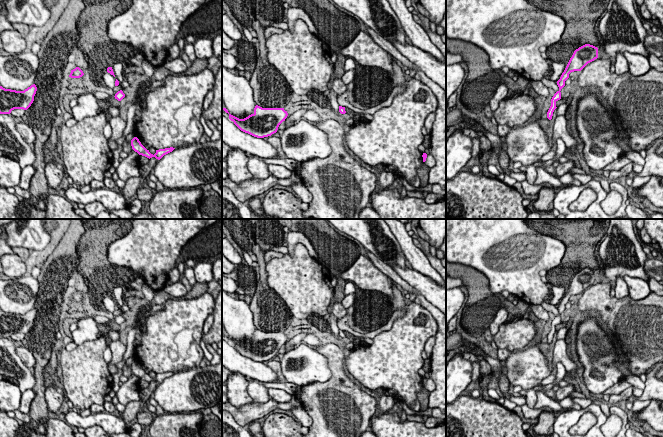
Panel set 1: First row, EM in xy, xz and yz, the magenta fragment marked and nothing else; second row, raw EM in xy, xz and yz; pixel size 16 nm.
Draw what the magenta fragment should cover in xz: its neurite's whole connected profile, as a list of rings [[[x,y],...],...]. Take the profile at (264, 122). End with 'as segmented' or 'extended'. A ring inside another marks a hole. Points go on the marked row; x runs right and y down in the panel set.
[[[258,105],[254,113],[244,119],[229,114],[229,119],[243,132],[257,138],[264,138],[276,133],[279,125],[285,121],[288,113],[284,108],[262,108]]]; as segmented

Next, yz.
[[[585,44],[576,49],[570,58],[564,72],[560,79],[557,81],[559,90],[554,94],[551,99],[551,106],[547,112],[547,118],[552,119],[553,112],[557,108],[556,102],[561,99],[561,89],[565,86],[565,81],[569,78],[569,74],[574,71],[581,71],[588,63],[598,58],[598,48]]]; as segmented

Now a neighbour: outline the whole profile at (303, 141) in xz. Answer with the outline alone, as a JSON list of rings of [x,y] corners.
[[[299,120],[283,130],[280,139],[286,158],[298,162],[326,158],[332,152],[328,135],[307,120]]]

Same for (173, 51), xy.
[[[174,42],[171,46],[167,48],[167,57],[165,62],[171,61],[177,57],[180,57],[180,49],[176,42]]]

